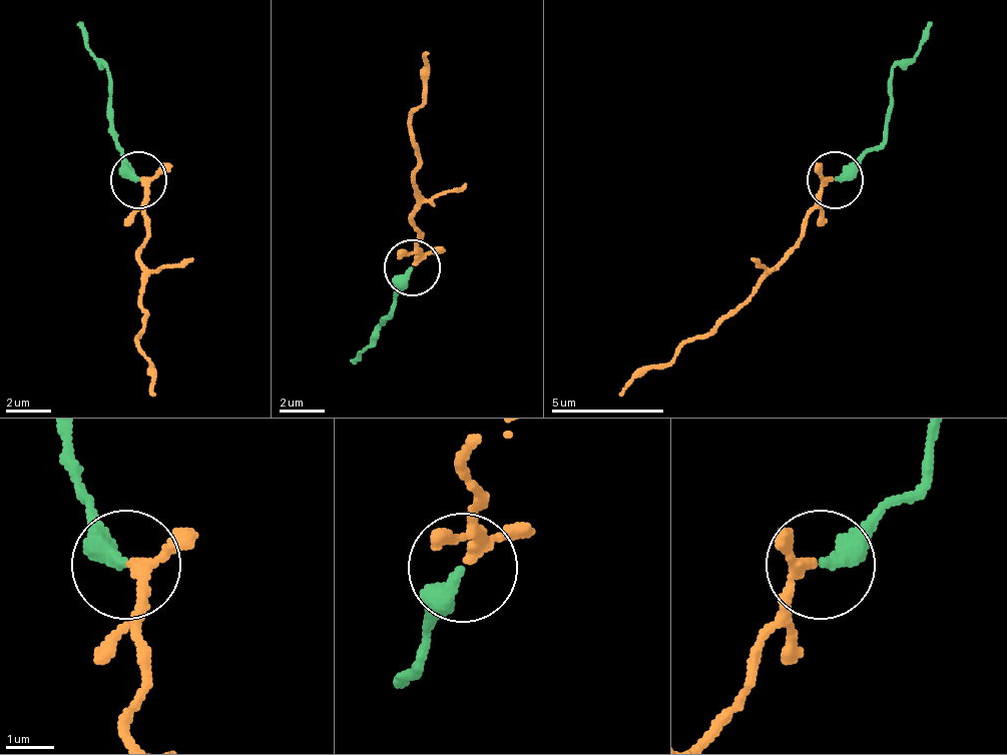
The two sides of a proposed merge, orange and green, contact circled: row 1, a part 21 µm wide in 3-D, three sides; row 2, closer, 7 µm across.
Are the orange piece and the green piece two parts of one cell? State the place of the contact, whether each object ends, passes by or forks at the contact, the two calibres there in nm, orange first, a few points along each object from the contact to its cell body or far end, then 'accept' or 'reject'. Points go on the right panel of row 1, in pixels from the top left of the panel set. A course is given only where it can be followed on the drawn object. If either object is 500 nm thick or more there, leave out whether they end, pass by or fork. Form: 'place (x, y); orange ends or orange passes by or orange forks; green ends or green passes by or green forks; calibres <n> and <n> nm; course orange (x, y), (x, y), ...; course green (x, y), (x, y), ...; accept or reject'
place (835, 179); orange passes by; green ends; calibres 190 and 360 nm; course orange (831, 181), (797, 248), (740, 305), (621, 396); course green (837, 181), (882, 141), (893, 74), (932, 23); accept

